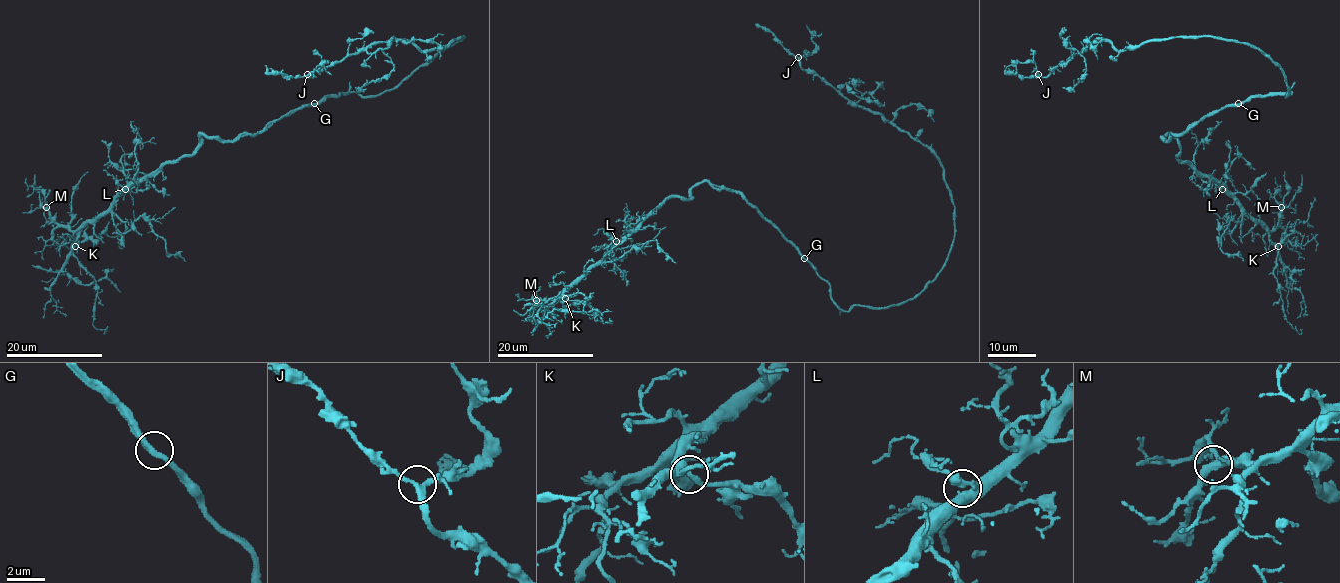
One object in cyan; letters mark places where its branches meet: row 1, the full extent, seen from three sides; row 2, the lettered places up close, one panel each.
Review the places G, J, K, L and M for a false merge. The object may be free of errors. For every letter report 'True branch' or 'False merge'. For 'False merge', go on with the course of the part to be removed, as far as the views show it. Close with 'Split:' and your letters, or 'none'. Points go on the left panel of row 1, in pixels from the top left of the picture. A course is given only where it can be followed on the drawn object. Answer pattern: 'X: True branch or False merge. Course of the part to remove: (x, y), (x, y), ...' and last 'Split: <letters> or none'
G: True branch
J: True branch
K: True branch
L: True branch
M: True branch
Split: none

